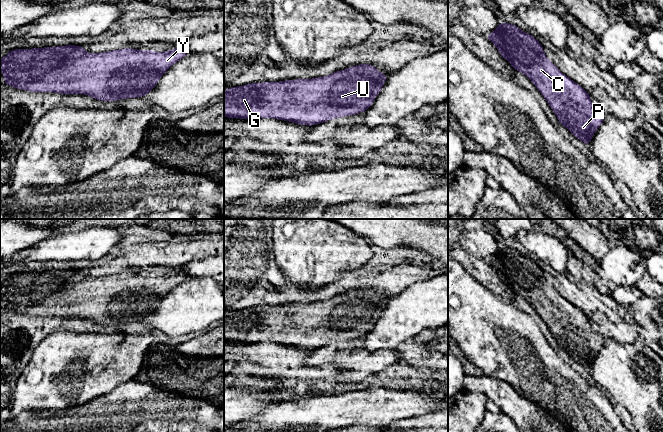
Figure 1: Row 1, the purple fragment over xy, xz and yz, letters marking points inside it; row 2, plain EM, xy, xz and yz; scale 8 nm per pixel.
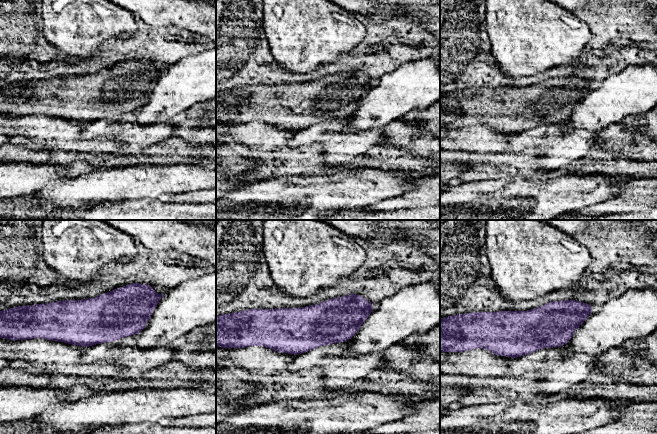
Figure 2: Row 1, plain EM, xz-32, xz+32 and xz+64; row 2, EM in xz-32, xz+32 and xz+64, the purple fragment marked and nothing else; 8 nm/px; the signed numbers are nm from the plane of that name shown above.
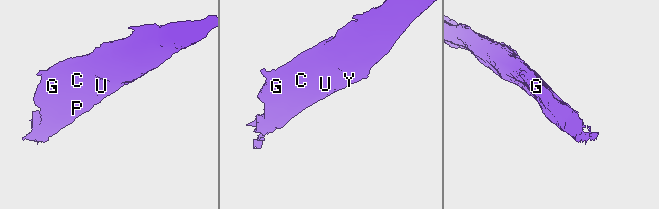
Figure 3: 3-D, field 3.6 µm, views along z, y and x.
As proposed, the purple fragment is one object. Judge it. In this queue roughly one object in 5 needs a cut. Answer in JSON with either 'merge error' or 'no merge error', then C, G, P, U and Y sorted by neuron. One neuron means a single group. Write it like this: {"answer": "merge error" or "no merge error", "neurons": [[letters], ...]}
{"answer": "no merge error", "neurons": [["C", "G", "P", "U", "Y"]]}

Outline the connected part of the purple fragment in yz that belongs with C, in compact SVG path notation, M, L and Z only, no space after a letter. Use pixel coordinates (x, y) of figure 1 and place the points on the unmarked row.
M502 246L486 262L514 294L531 304L560 348L589 370L605 341L593 331L589 316L563 298L547 283L540 266L516 249Z

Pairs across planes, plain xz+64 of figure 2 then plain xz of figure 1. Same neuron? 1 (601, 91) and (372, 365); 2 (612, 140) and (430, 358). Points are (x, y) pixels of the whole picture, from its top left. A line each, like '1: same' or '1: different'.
1: different
2: same

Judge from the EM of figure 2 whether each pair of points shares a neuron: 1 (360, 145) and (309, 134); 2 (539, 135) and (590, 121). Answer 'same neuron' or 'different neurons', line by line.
1: same neuron
2: different neurons

